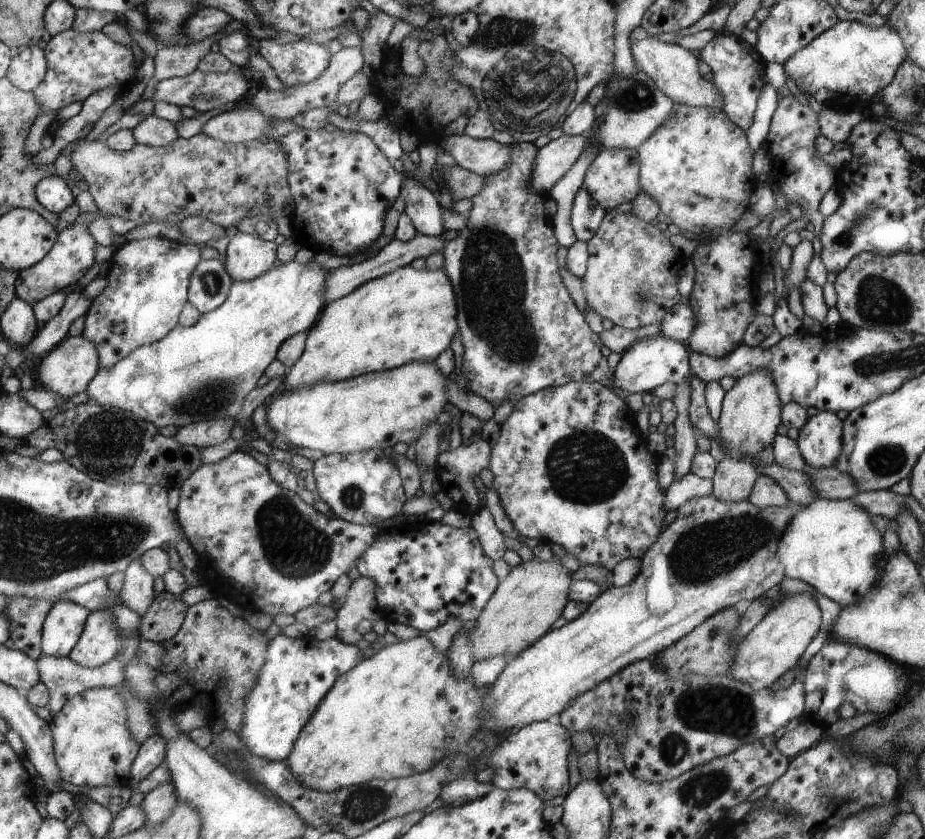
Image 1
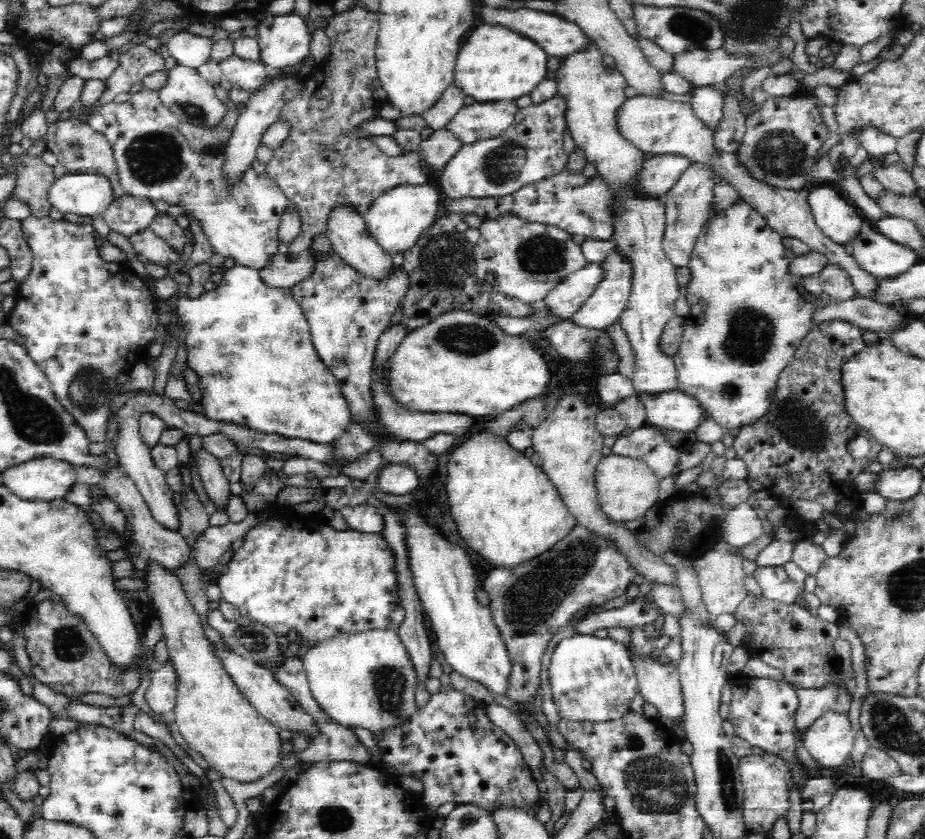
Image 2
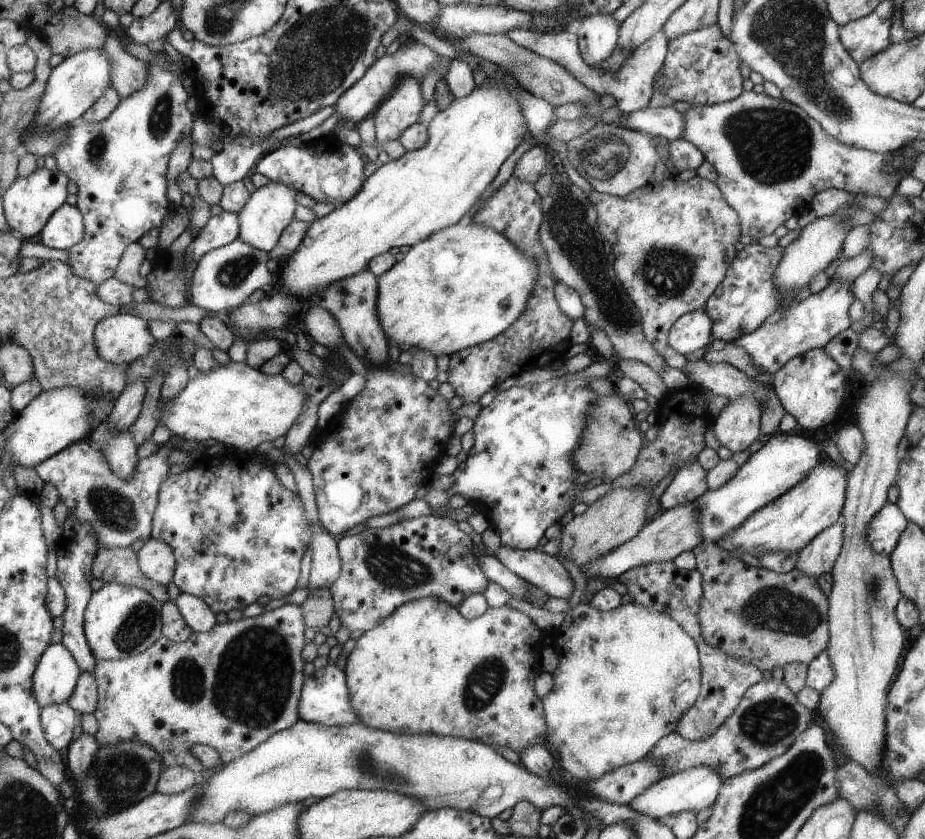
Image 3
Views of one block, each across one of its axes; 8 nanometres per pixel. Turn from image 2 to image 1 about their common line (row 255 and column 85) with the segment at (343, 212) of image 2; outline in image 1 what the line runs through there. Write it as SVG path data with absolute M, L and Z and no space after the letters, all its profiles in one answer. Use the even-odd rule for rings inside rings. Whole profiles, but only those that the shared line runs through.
M68 336L58 348L55 348L44 358L39 367L39 379L41 388L62 395L63 397L73 397L79 392L86 392L88 385L97 377L101 370L100 350L91 339L79 336Z

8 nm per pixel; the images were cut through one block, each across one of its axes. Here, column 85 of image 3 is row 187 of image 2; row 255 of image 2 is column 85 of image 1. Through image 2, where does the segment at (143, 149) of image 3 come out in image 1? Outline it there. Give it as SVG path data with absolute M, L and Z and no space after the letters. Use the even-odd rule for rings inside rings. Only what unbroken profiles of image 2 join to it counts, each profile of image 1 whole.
M77 222L77 224L60 231L56 246L53 246L49 255L41 263L19 272L20 276L16 287L18 298L34 306L51 294L79 283L89 273L97 261L98 249L100 248L95 236L89 230L89 224L89 222Z

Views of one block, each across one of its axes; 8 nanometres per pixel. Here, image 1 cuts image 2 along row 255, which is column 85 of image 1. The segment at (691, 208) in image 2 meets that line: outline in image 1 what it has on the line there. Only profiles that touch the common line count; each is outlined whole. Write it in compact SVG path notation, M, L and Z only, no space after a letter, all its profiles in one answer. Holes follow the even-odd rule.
M44 655L38 661L41 683L50 692L50 704L53 714L59 713L71 698L95 688L117 687L126 679L126 660L119 656L104 666L87 667L78 664L70 657L47 657Z

